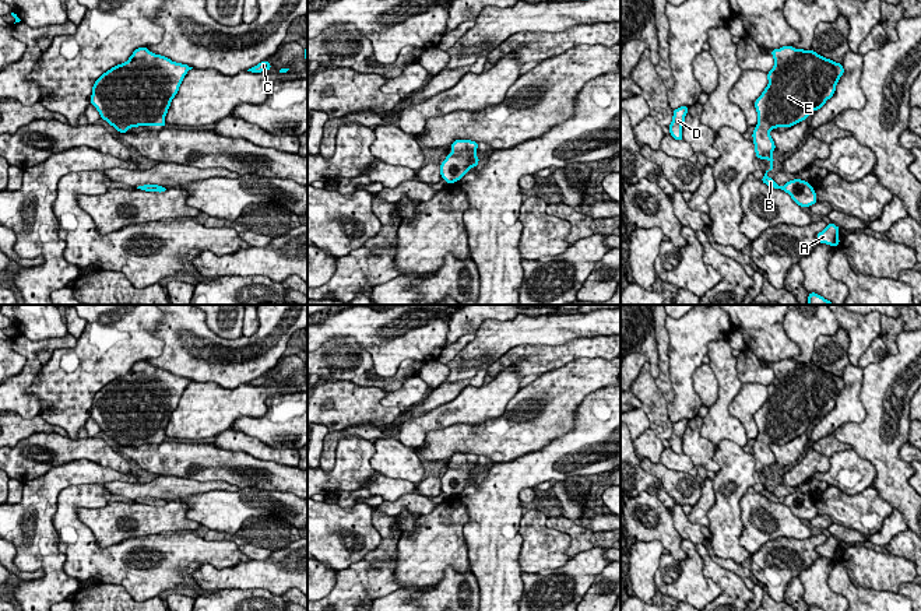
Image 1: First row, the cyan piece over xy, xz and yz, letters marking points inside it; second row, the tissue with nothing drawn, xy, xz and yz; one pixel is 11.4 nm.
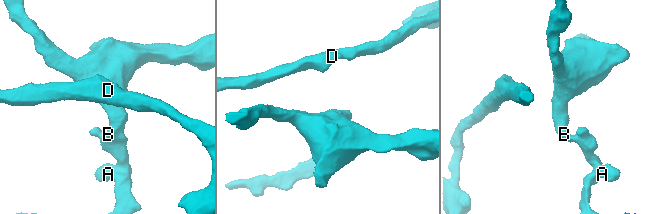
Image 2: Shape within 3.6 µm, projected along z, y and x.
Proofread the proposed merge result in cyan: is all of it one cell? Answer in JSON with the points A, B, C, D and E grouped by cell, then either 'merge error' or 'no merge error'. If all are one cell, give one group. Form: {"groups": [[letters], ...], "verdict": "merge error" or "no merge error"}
{"groups": [["A", "B", "C", "D", "E"]], "verdict": "no merge error"}

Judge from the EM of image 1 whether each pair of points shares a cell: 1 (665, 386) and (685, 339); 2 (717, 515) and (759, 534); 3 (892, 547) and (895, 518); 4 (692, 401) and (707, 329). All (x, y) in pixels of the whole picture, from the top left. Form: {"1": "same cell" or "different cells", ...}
{"1": "different cells", "2": "different cells", "3": "different cells", "4": "same cell"}

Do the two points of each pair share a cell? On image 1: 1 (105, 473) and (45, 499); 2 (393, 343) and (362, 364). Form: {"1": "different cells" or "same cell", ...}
{"1": "same cell", "2": "different cells"}

